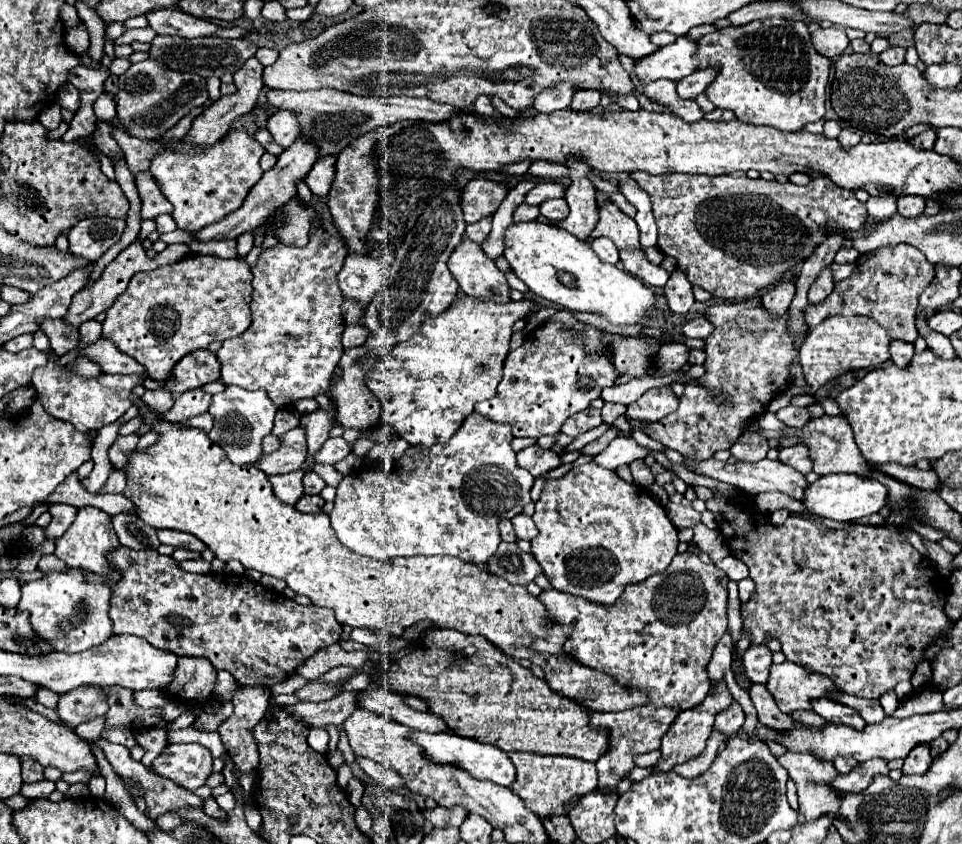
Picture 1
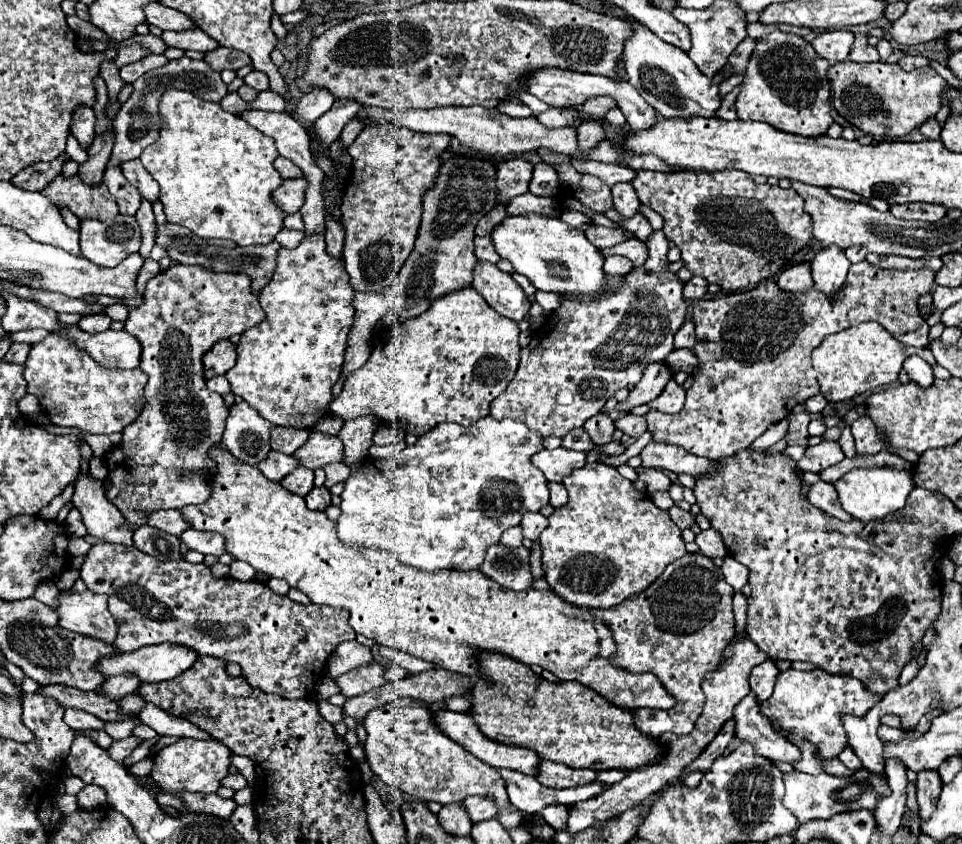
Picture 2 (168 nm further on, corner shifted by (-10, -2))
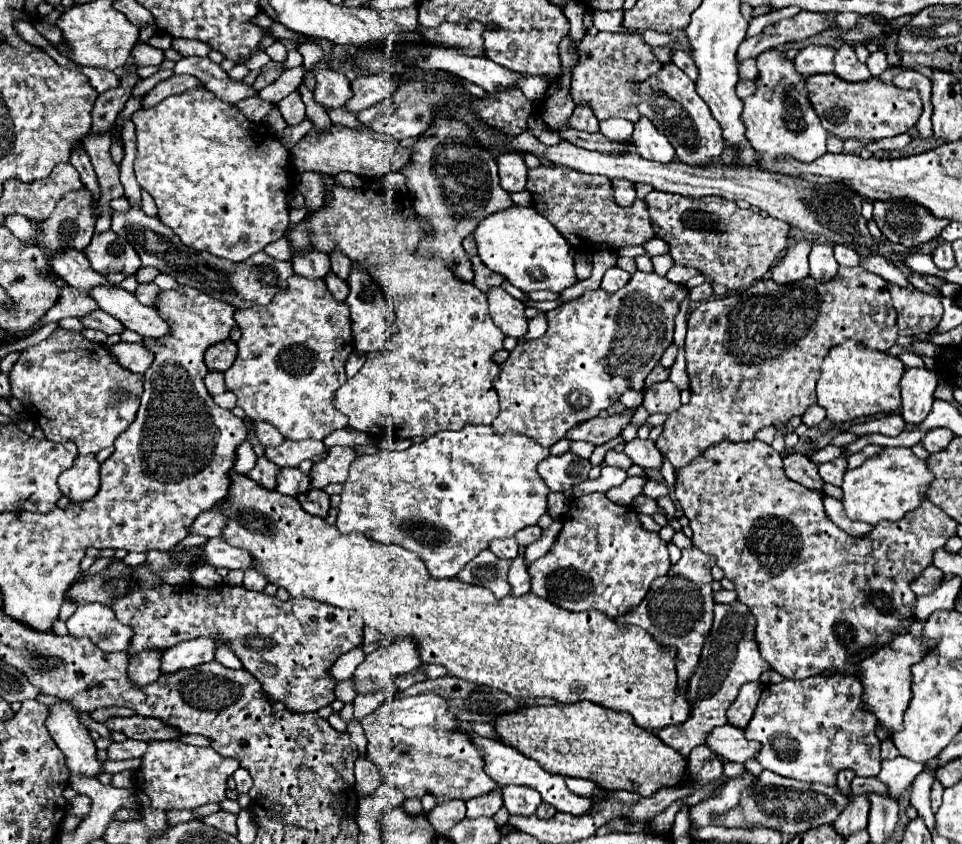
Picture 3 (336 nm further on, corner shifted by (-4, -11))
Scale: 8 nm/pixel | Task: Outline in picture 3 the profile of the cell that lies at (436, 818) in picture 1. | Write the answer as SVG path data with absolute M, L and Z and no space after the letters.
M496 788L494 792L490 792L486 796L468 800L466 806L468 806L466 818L482 818L482 816L492 818L502 808L502 792L500 792L500 788Z

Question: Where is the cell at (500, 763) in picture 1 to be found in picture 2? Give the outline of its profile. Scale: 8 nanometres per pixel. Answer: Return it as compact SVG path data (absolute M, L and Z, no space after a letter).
M500 771L500 775L506 781L506 793L510 803L522 813L540 813L544 807L554 803L574 805L606 789L606 785L600 783L590 783L574 789L554 789L544 787L542 783L538 783L538 779L530 779L530 775L522 775L518 771Z

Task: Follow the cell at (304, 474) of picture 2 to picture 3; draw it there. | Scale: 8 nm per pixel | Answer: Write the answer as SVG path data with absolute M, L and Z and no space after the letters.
M282 468L280 470L278 486L276 486L276 490L280 494L296 498L296 496L308 492L308 488L310 488L310 480L298 468Z

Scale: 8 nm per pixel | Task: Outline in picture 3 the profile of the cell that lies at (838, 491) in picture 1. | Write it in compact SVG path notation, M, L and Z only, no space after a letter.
M886 448L882 454L844 474L842 506L850 520L866 522L872 526L876 526L880 520L894 522L922 504L930 480L932 474L928 472L926 462L916 458L910 448Z

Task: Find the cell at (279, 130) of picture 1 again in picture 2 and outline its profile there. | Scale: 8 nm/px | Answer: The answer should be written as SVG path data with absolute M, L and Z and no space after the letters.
M314 87L298 101L298 119L304 123L314 123L314 119L318 119L318 115L324 115L334 105L334 101L336 97L328 89Z

